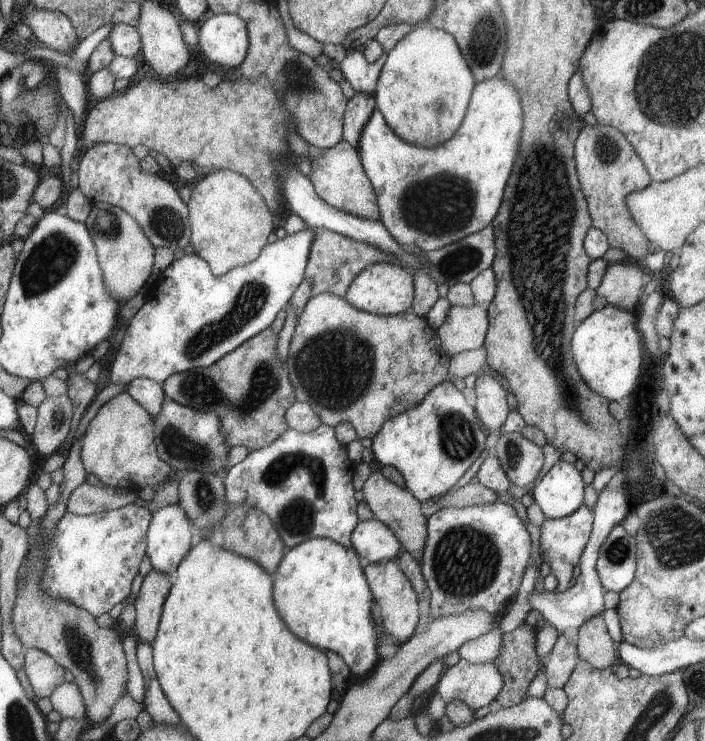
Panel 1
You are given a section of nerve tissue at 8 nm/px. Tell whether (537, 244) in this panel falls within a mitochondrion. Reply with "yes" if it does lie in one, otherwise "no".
yes

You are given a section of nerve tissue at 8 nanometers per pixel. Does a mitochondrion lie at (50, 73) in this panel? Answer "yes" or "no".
no

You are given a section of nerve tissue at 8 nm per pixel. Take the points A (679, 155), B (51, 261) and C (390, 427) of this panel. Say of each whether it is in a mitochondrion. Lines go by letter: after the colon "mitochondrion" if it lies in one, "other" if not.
A: other
B: mitochondrion
C: other

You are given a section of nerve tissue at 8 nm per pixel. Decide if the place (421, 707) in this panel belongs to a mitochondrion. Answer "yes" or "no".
no

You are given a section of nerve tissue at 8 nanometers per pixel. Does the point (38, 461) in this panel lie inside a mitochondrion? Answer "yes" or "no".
no

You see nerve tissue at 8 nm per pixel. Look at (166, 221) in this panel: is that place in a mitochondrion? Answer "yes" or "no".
yes

